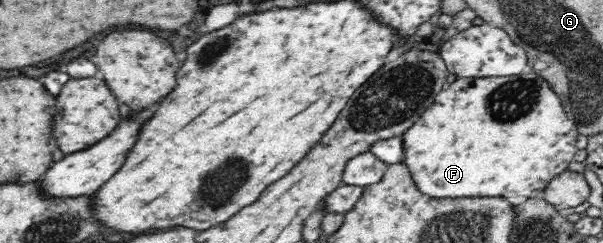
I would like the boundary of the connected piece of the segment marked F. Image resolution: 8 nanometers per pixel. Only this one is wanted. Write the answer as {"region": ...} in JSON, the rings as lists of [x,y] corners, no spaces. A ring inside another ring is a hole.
{"region":[[[528,69],[522,74],[514,76],[490,76],[486,78],[457,78],[454,82],[448,83],[434,98],[434,102],[426,109],[426,112],[410,127],[404,134],[404,163],[408,166],[412,178],[416,181],[418,188],[432,198],[458,198],[458,196],[503,196],[510,199],[512,203],[525,199],[535,198],[546,184],[556,179],[562,172],[569,171],[570,162],[574,161],[576,154],[576,138],[579,130],[576,124],[568,118],[563,101],[558,98],[550,84],[540,78],[536,72]]]}

